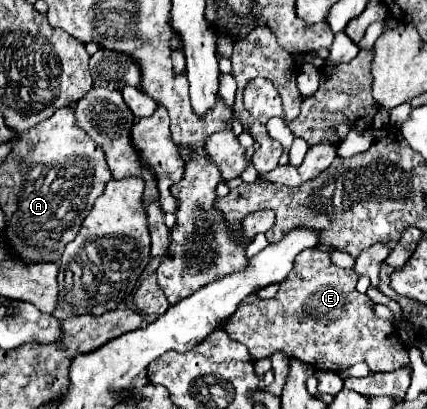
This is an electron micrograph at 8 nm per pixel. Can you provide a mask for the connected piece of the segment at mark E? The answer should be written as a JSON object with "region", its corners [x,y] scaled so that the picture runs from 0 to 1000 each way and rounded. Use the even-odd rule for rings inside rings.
{"region":[[[719,606],[691,631],[686,665],[677,665],[677,675],[658,689],[649,724],[630,733],[611,733],[597,719],[578,724],[574,743],[560,743],[555,763],[541,773],[527,807],[541,831],[574,841],[593,875],[621,875],[635,870],[644,856],[658,856],[677,875],[700,875],[728,890],[738,905],[775,905],[775,910],[813,905],[845,880],[864,890],[869,910],[911,910],[939,895],[958,895],[953,851],[930,831],[920,792],[883,778],[869,763],[874,738],[864,733],[859,719],[841,719],[831,709],[831,694],[836,694],[831,660],[789,655],[770,641],[766,616]]]}

